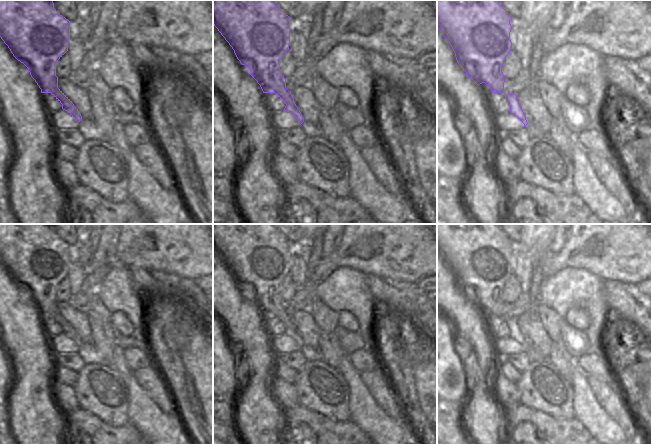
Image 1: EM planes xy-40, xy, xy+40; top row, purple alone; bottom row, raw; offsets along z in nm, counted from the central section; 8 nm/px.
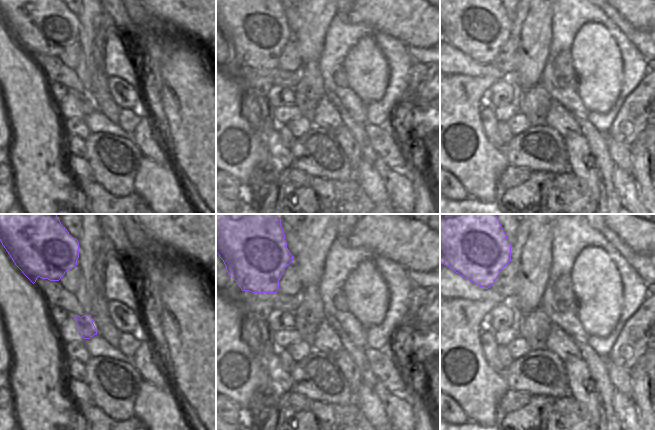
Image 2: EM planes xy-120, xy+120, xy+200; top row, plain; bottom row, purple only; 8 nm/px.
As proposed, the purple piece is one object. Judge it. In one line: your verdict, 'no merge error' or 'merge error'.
no merge error

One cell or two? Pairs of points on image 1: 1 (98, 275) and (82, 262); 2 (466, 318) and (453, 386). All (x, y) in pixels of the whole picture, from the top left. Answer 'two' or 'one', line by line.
1: two
2: two

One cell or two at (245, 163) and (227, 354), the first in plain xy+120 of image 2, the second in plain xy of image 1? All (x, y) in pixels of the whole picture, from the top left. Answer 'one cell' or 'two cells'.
one cell

